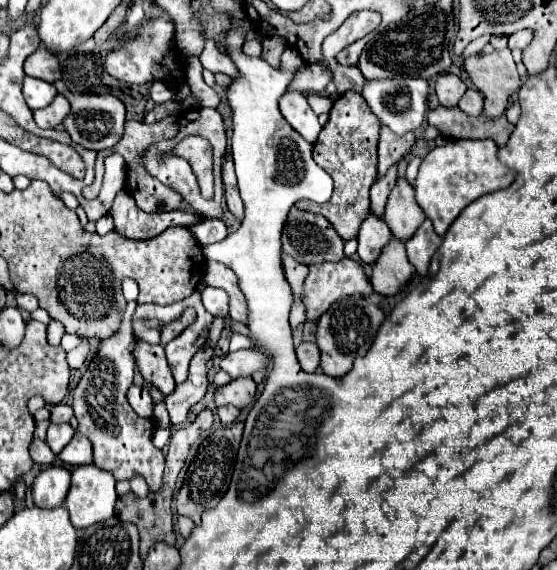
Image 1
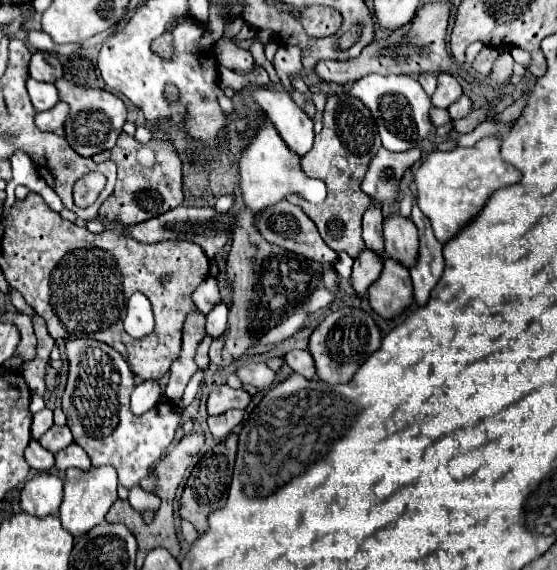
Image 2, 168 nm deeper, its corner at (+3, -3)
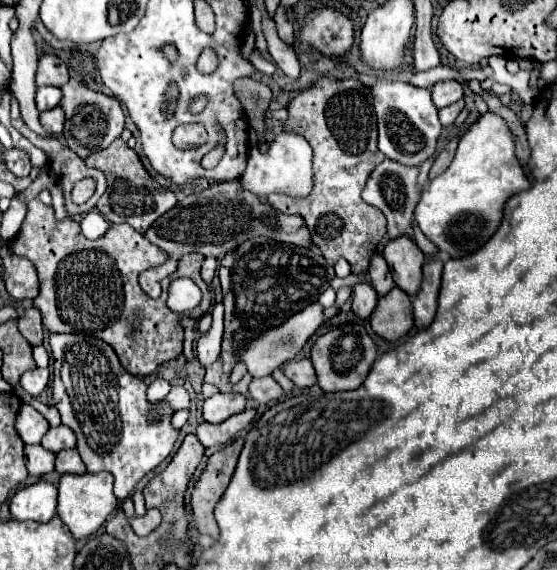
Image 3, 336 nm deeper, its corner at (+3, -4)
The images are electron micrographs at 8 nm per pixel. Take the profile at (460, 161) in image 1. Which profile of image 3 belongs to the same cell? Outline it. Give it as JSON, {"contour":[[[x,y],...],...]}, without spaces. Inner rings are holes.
{"contour":[[[487,111],[459,141],[449,169],[435,177],[423,191],[415,209],[415,221],[443,255],[455,259],[467,257],[481,249],[499,229],[507,199],[527,191],[529,185],[515,155],[515,141],[507,123],[497,113]]]}

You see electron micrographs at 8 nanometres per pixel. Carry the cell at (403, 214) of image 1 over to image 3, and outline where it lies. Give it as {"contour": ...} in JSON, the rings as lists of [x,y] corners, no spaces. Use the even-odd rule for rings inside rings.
{"contour":[[[405,235],[389,241],[383,249],[383,257],[393,273],[395,285],[403,289],[409,297],[415,295],[421,287],[421,265],[425,261],[425,255],[421,249],[413,243],[413,239],[407,239]]]}

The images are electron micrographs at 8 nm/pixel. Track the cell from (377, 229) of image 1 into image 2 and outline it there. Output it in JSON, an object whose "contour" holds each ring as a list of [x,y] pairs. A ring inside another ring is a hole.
{"contour":[[[363,248],[359,252],[359,256],[355,258],[353,274],[351,274],[351,282],[353,282],[353,288],[357,290],[357,294],[365,294],[367,288],[379,278],[381,270],[383,270],[381,256],[377,252],[373,252],[371,248]]]}

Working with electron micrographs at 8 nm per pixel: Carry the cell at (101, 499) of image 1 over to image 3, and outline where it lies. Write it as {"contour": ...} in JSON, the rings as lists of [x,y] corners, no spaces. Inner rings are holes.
{"contour":[[[83,473],[83,475],[63,475],[59,481],[59,517],[69,527],[75,539],[87,539],[89,535],[97,533],[105,519],[115,511],[117,499],[113,495],[113,477],[107,473]]]}

